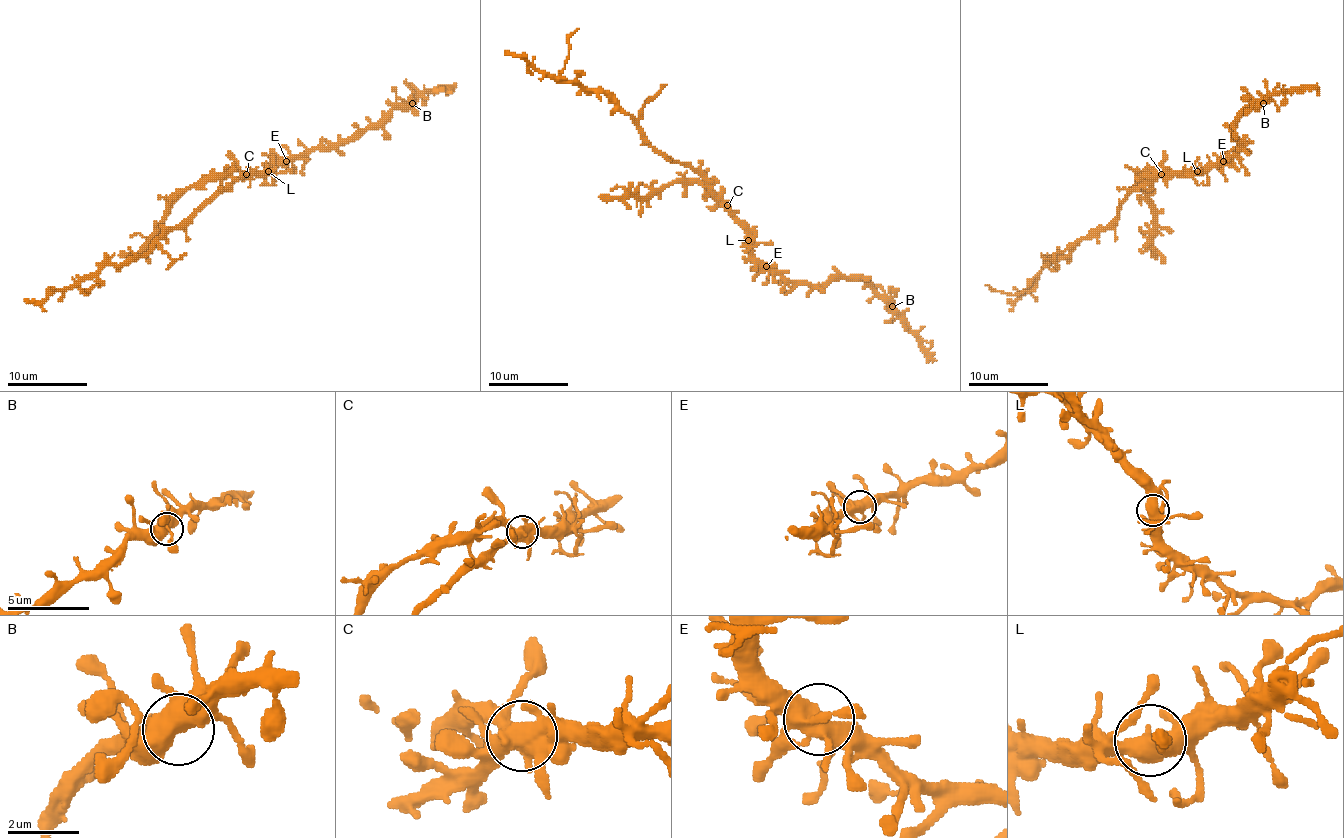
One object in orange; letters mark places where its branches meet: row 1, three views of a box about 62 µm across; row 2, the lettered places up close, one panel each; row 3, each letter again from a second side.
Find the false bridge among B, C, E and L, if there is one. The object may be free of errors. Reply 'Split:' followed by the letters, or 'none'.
Split: C

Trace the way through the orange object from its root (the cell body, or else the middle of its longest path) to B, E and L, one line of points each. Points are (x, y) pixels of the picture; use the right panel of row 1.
B: (1159, 173), (1207, 173), (1241, 147), (1235, 137), (1235, 121), (1247, 109), (1257, 109), (1263, 103)
E: (1159, 173), (1207, 173), (1223, 161)
L: (1159, 173), (1197, 171)

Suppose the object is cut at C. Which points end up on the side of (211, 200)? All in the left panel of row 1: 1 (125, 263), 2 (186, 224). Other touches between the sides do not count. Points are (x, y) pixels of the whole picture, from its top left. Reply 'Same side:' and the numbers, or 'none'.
Same side: 1, 2

